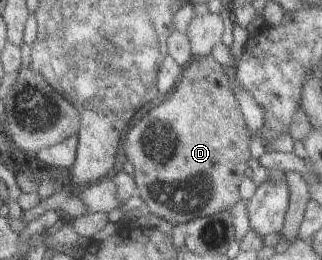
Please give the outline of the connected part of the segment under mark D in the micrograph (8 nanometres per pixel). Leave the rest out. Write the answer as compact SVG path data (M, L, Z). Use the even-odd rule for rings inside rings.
M208 54L192 58L183 67L164 100L146 114L134 118L124 131L122 150L126 160L133 166L131 175L137 188L136 196L143 200L145 212L151 212L176 225L229 211L240 200L238 189L245 177L244 170L248 167L248 145L251 139L223 66Z

